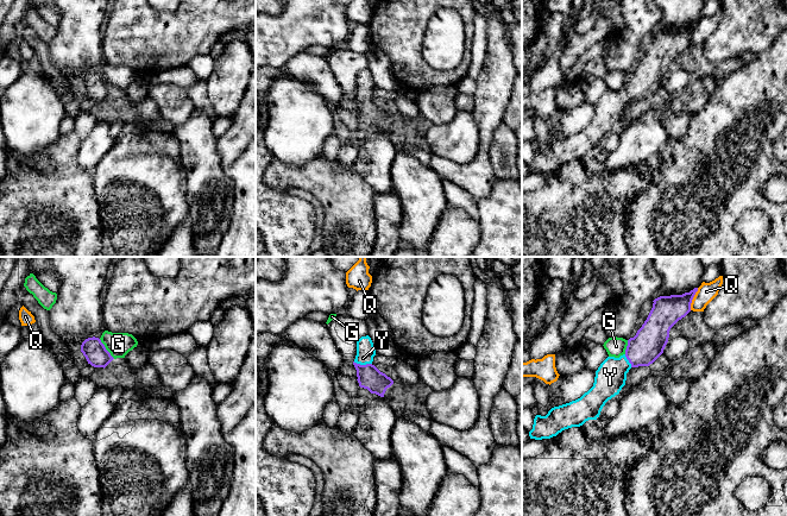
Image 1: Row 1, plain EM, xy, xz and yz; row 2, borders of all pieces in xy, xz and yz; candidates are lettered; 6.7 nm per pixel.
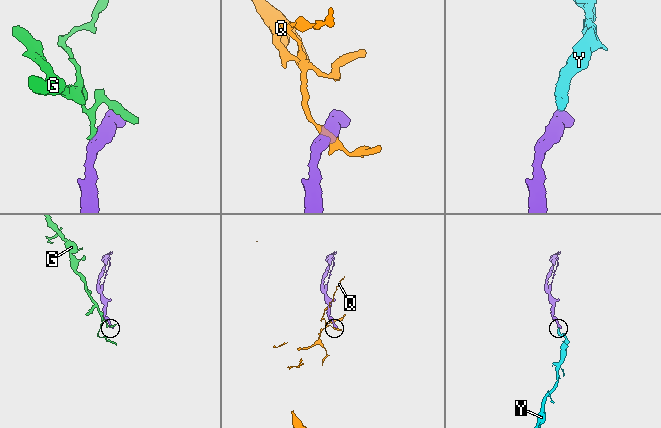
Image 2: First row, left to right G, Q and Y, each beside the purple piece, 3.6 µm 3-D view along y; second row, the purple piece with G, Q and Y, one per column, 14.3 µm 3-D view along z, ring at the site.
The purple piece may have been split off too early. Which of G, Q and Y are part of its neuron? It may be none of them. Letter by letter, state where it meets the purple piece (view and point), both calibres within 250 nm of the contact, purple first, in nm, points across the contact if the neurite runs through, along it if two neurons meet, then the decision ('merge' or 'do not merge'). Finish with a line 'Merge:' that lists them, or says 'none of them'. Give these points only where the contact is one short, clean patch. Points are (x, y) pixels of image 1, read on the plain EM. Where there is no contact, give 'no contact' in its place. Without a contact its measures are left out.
G: meets purple in xy at (105, 82); 150 nm thick on the purple side, 160 nm on the other; do not merge
Q: meets purple in yz at (692, 32); 200 nm thick on the purple side, 120 nm on the other; border along yz (698, 21), (690, 43); do not merge
Y: meets purple in xz at (363, 99); 160 nm thick on the purple side, 130 nm on the other; runs through xz (369, 111), (363, 99), (365, 83); merge
Merge: Y

